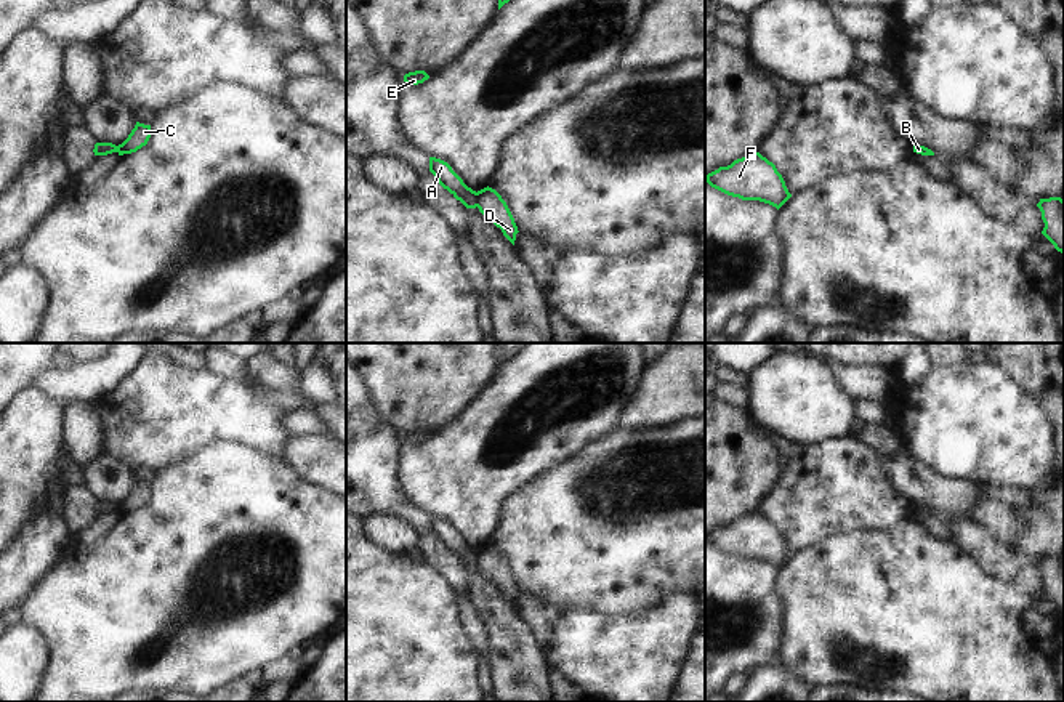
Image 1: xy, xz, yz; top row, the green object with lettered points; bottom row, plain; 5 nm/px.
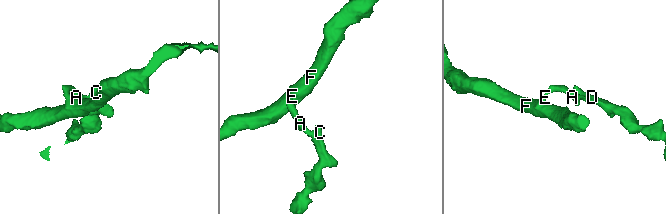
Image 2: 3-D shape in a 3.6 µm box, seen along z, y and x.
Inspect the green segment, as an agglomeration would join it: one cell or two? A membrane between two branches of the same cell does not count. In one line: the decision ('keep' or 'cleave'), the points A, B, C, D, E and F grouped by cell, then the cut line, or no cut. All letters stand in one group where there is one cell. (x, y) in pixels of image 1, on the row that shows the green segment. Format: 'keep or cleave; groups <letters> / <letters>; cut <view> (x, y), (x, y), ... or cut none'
cleave; groups A E F / B C D; cut xz (475, 193), (476, 205)

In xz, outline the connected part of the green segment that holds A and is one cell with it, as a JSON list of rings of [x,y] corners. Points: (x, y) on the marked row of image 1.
[[[429,157],[429,171],[466,208],[476,208],[476,191],[468,188],[447,162]]]

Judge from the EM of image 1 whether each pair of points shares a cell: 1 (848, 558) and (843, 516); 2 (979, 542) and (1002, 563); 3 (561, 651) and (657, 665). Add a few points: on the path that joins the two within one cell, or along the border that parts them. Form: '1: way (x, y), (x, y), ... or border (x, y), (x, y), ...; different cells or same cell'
1: border (882, 529), (854, 529), (826, 536), (810, 547); different cells
2: way (984, 547), (997, 560); same cell
3: way (585, 651), (596, 651), (625, 665), (633, 665); same cell

